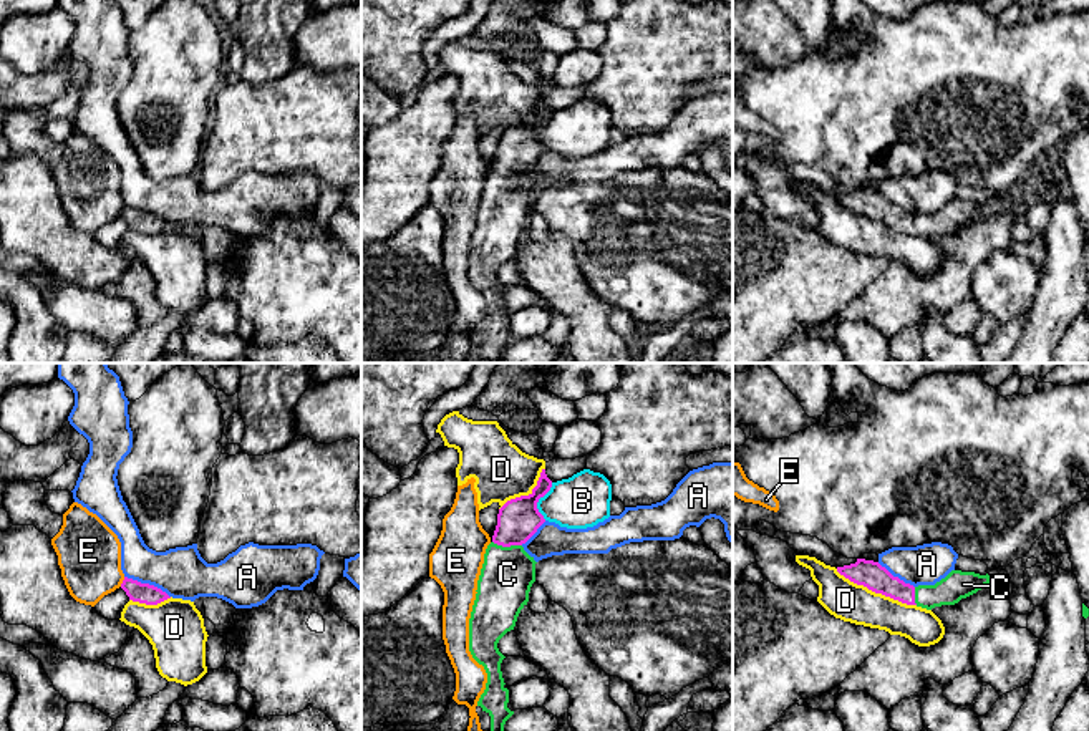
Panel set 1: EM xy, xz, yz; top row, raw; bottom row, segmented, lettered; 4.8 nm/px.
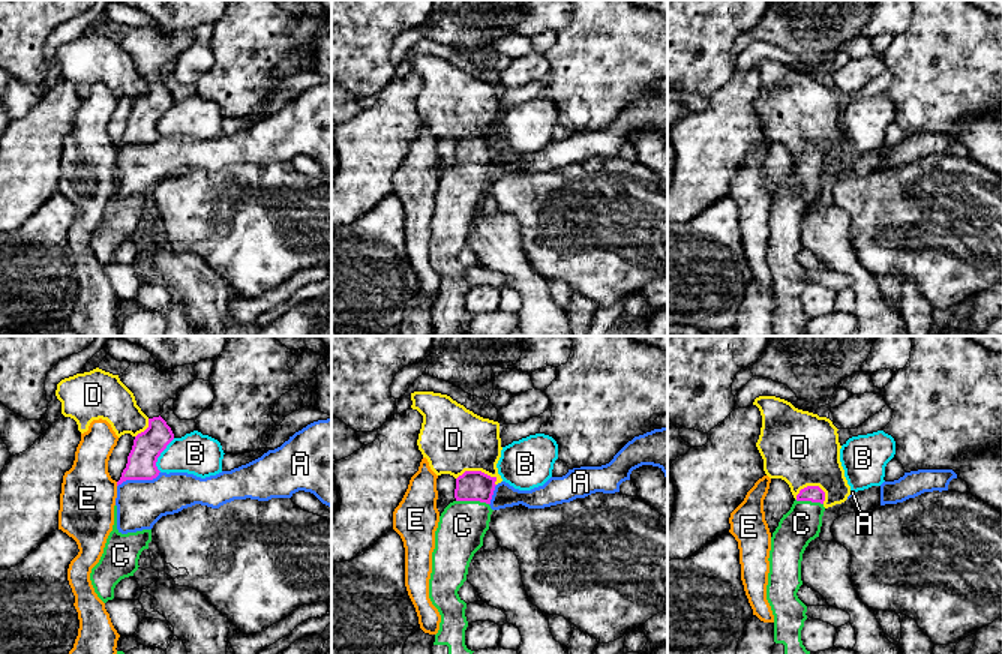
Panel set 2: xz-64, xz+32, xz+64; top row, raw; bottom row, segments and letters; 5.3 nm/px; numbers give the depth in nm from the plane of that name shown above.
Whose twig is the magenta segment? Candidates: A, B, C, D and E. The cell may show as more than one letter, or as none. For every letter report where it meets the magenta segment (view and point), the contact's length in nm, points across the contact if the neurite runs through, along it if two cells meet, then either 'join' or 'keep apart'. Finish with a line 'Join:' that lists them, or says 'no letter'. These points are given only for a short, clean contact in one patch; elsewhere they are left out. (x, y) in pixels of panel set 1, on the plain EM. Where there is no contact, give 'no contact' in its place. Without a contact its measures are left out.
A: contact xy (148, 213); length 240 nm; border xy (125, 204), (153, 213), (169, 226); keep apart
B: contact xz (537, 130); length 190 nm; border xz (552, 111), (537, 131), (537, 140), (544, 148); keep apart
C: contact xz (508, 174); length 150 nm; way xz (517, 150), (508, 166), (508, 174), (508, 203); join
D: contact yz (876, 221); length 440 nm; keep apart
E: contact xy (123, 211); length 50 nm; border xy (125, 206), (120, 214); keep apart
Join: C

